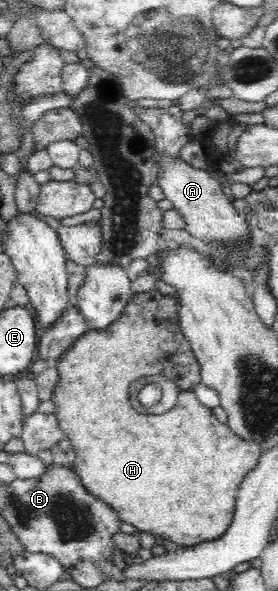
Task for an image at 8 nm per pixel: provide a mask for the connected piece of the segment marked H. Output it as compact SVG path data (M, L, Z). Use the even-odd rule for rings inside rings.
M157 289L141 294L134 292L119 319L116 319L109 327L105 327L104 330L88 329L59 357L55 366L58 369L59 381L52 395L52 401L56 407L54 414L64 435L68 437L75 450L74 472L78 476L80 483L89 491L89 494L97 497L101 502L107 503L114 511L117 511L122 522L130 523L141 532L162 536L165 540L176 543L177 546L195 547L199 543L221 539L221 535L225 535L225 531L228 531L231 522L233 522L237 493L239 493L245 477L258 465L260 454L262 453L261 444L247 442L239 438L229 429L227 424L219 422L219 419L211 412L212 409L205 407L199 402L197 396L193 394L191 387L201 382L200 363L193 353L190 341L181 331L176 299L169 294L161 294ZM147 375L165 375L165 377L172 379L179 386L180 391L175 406L167 413L163 413L163 415L143 415L143 413L137 413L131 407L129 387L139 377Z

